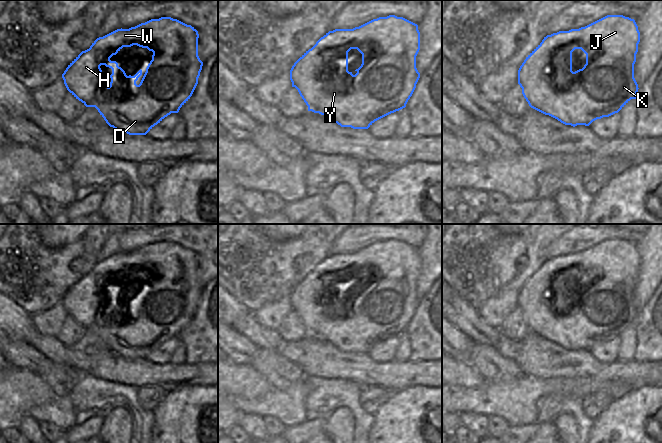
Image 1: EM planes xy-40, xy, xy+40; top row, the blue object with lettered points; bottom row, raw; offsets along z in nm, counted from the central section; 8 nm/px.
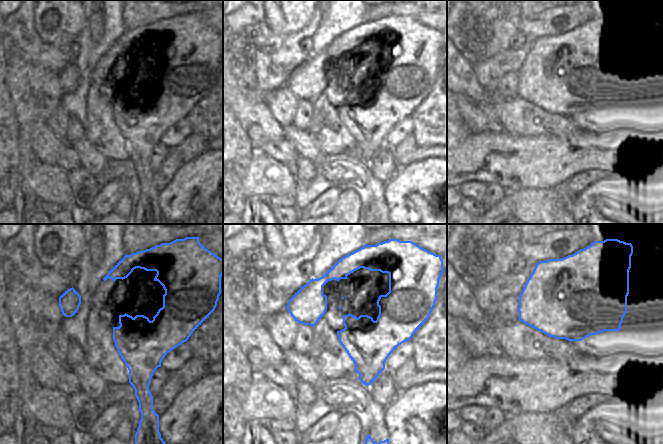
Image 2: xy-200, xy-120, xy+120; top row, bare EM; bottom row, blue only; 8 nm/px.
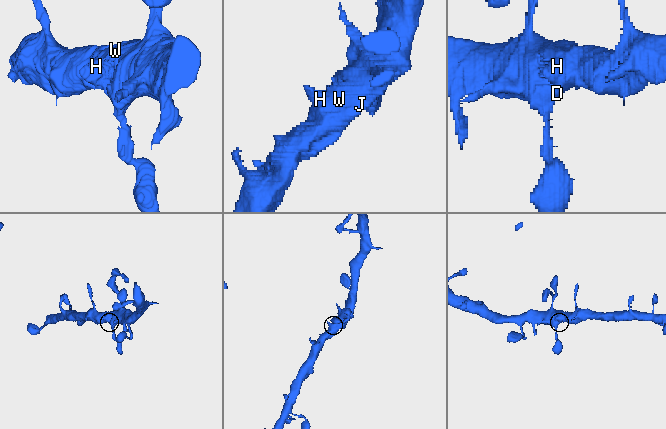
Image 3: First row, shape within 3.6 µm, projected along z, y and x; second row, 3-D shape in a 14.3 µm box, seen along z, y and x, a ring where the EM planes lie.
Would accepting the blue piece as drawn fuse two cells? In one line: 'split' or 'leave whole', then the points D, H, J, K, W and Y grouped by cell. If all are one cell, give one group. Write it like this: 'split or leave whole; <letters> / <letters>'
leave whole; D H J K W Y

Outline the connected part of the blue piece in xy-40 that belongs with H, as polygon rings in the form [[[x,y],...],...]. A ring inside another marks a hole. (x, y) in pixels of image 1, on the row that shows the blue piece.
[[[171,17],[151,19],[129,29],[117,29],[103,37],[97,38],[89,49],[82,51],[66,68],[62,74],[67,90],[86,107],[95,107],[106,123],[123,133],[129,135],[146,135],[155,125],[160,123],[171,113],[178,113],[180,108],[190,99],[197,84],[203,62],[198,56],[198,31]],[[137,45],[153,52],[152,60],[139,85],[136,84],[142,75],[140,69],[134,76],[127,76],[125,71],[110,58],[116,55],[123,47]],[[105,65],[112,69],[110,86],[104,84],[106,78],[100,68]]]

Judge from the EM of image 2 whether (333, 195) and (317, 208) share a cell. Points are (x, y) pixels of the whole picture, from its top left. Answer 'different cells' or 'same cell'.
same cell

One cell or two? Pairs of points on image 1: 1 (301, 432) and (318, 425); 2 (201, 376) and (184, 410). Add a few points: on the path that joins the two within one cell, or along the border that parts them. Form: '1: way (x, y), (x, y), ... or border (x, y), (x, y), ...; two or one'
1: way (305, 431), (314, 427); one
2: border (207, 384), (183, 386), (173, 391); two

